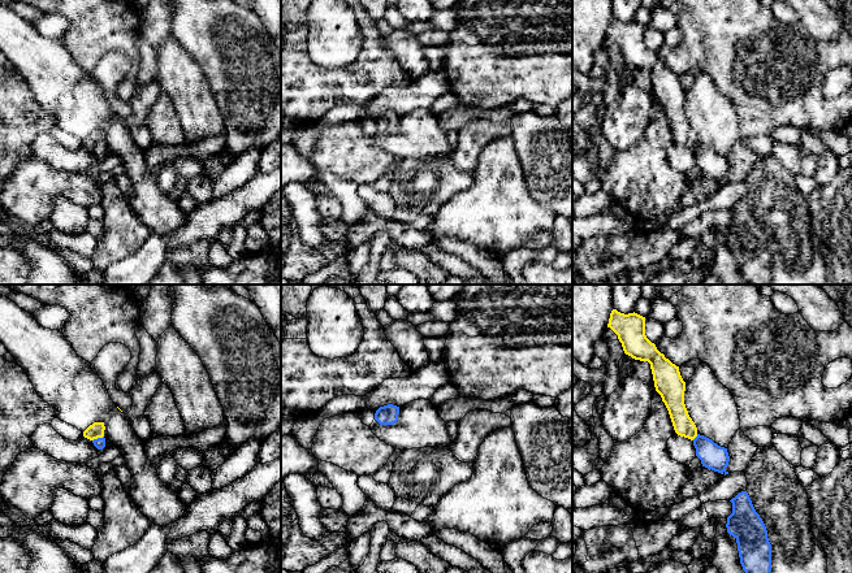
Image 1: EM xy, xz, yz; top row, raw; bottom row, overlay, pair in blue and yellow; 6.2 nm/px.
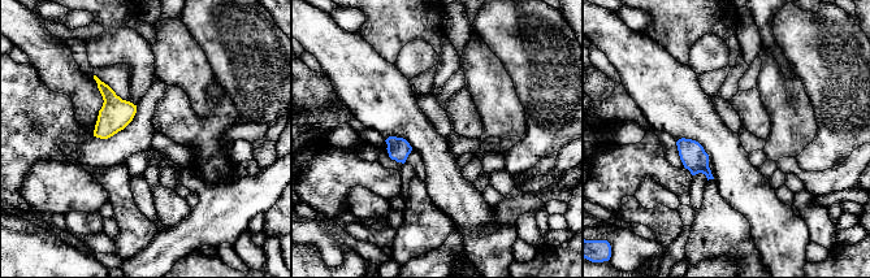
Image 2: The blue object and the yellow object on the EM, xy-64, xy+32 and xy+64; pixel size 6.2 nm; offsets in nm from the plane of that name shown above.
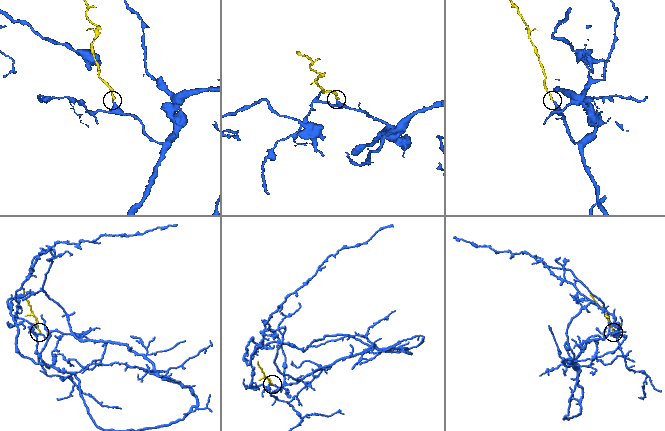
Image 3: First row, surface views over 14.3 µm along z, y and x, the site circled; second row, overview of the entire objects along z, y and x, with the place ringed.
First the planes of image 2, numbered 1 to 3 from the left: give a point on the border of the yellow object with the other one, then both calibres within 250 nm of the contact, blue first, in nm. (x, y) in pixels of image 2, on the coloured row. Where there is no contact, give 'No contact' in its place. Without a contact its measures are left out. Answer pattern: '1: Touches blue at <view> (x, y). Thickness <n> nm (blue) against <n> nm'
1: No contact
2: No contact
3: No contact

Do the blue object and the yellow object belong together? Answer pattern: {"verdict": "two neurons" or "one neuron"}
{"verdict": "one neuron"}

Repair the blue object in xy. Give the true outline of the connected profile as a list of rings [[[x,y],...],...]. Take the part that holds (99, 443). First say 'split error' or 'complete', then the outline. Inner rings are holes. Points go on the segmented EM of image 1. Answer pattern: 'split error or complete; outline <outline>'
split error; outline [[[94,422],[83,431],[83,437],[90,439],[98,450],[103,450],[105,447],[104,430],[104,422]]]

